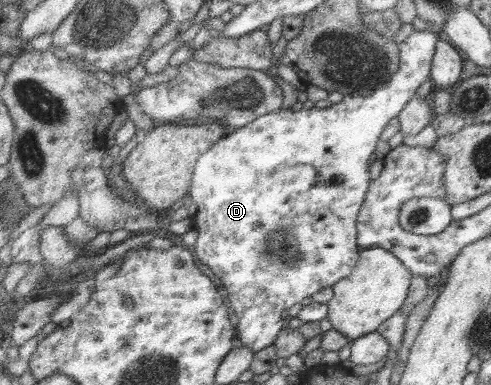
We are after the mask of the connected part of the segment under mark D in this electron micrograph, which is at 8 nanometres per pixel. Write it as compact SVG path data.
M413 30L403 42L398 44L398 70L369 95L364 97L360 95L344 95L339 103L326 105L323 109L312 107L308 110L292 111L289 108L266 113L266 116L252 121L245 127L230 130L221 141L218 141L218 144L214 145L214 149L206 151L200 157L188 194L193 202L192 215L195 218L196 229L200 232L200 237L198 237L193 251L195 257L202 264L210 267L211 271L222 281L222 285L228 291L228 304L231 311L236 315L238 338L243 343L243 346L252 349L256 353L273 346L273 342L277 340L280 331L284 329L284 325L287 325L287 323L280 323L280 309L286 309L286 307L290 307L294 303L300 303L304 297L310 297L313 293L320 292L322 288L332 287L338 280L350 275L352 268L356 265L360 249L356 239L355 219L365 200L365 194L371 181L368 176L370 157L374 153L374 147L378 143L380 133L386 128L390 119L398 116L402 107L415 95L416 89L418 89L420 84L429 78L435 45L439 38L440 35L434 32Z

